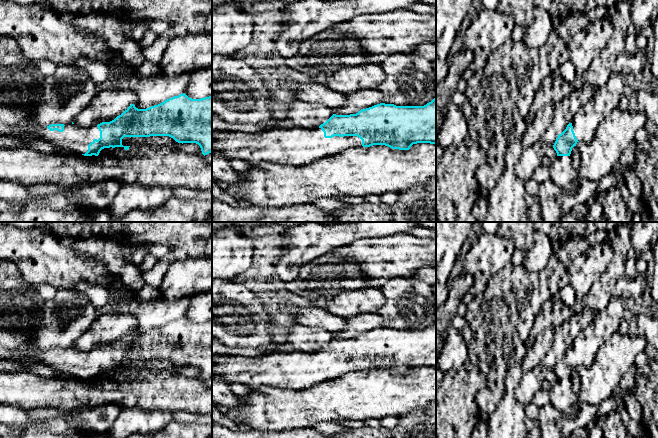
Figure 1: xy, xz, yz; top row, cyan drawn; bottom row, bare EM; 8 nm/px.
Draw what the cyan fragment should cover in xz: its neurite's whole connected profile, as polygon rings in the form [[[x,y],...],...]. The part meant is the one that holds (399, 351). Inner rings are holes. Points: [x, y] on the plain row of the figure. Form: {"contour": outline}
{"contour": [[[436,322],[424,330],[396,330],[394,328],[380,327],[362,333],[356,338],[333,338],[325,347],[314,353],[294,351],[290,353],[271,352],[258,357],[233,355],[212,356],[212,369],[222,381],[229,385],[242,384],[249,388],[276,386],[301,390],[319,384],[325,380],[339,377],[350,371],[385,369],[392,373],[409,374],[413,368],[417,367],[436,368]]]}

